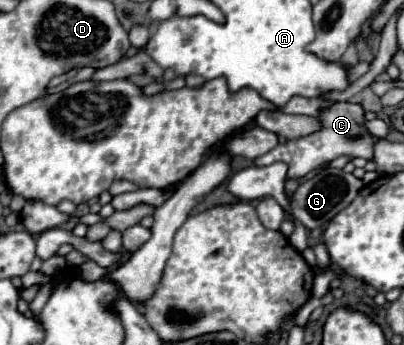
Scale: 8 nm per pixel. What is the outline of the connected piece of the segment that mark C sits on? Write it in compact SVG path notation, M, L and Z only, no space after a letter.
M337 101L329 107L323 107L317 115L321 129L315 133L309 133L305 137L299 139L291 139L285 143L279 143L275 149L271 149L269 153L261 155L255 159L257 167L265 167L271 165L275 161L283 161L289 165L287 169L287 179L299 179L305 177L309 171L317 169L323 163L329 163L333 159L337 159L339 155L347 155L347 157L363 157L367 161L373 159L373 147L379 141L379 137L371 135L365 129L365 111L361 105L357 103L349 103L349 101Z

